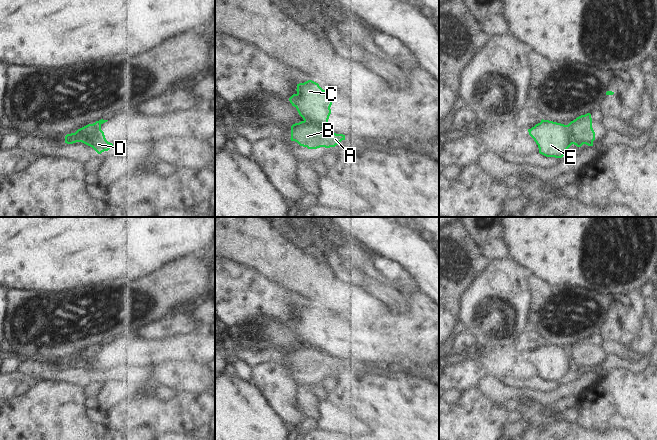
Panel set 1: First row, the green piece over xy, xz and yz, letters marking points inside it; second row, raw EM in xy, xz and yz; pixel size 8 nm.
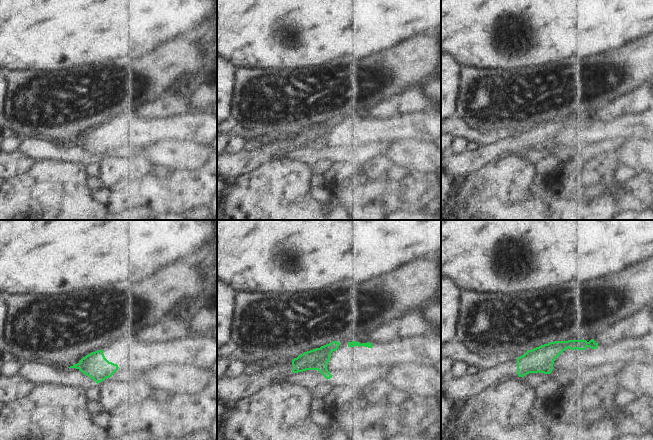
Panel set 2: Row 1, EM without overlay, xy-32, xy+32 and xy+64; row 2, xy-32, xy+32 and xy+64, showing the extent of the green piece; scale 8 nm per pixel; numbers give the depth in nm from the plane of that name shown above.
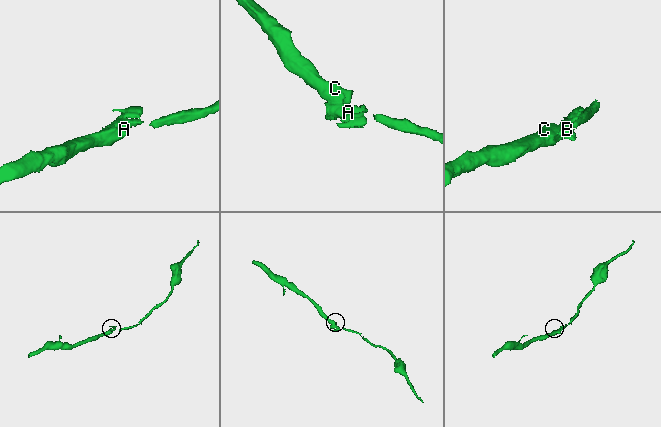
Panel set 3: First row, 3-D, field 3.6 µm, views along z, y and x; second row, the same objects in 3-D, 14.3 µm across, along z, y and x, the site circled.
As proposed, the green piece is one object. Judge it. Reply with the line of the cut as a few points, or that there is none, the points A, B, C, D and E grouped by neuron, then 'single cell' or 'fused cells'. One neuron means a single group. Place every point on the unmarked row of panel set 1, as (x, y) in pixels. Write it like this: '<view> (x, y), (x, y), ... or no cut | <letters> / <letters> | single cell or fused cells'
xy (103, 357), (100, 355), (90, 357), (81, 365) | A B / C D E | fused cells

